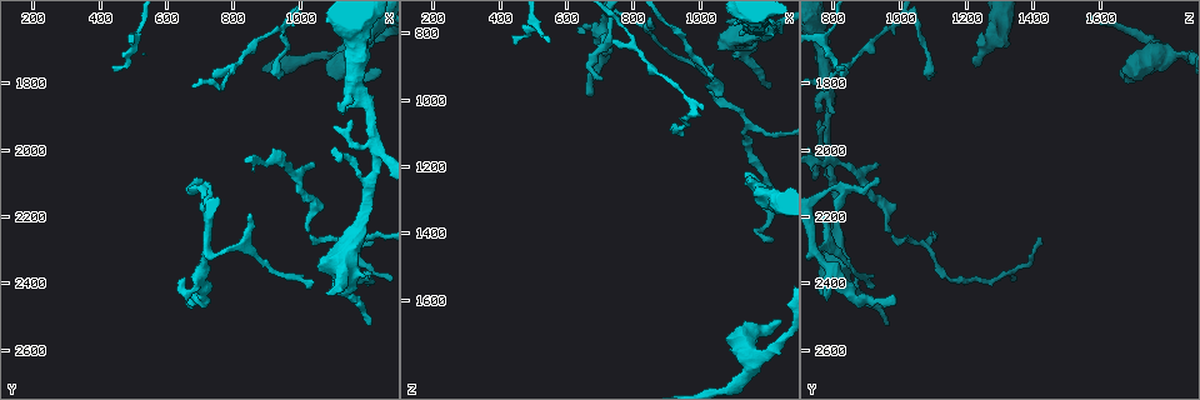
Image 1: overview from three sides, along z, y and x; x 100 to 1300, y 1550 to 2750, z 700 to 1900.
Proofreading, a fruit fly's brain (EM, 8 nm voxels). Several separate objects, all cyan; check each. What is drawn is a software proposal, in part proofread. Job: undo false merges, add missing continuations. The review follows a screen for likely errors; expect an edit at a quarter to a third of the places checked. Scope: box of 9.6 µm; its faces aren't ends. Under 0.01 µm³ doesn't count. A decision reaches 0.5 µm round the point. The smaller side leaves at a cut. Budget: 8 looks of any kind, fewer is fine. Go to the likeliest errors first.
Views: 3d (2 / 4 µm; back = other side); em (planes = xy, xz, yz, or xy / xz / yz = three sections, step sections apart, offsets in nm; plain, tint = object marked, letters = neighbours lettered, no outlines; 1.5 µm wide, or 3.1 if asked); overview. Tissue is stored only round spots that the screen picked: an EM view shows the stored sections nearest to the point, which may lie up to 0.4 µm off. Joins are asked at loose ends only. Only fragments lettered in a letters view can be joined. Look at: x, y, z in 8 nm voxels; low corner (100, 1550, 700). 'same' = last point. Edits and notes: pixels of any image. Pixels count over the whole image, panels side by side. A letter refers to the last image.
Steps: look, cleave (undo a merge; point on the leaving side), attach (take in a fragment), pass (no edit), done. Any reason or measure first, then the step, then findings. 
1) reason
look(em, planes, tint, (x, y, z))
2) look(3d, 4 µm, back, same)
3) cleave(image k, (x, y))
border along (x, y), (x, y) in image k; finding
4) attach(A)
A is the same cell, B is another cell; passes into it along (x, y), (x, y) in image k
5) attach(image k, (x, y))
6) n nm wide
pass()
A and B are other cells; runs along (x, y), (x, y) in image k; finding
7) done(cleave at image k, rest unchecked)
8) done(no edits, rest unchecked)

free end
look(em, planes, letters, (1150, 1750, 1220))

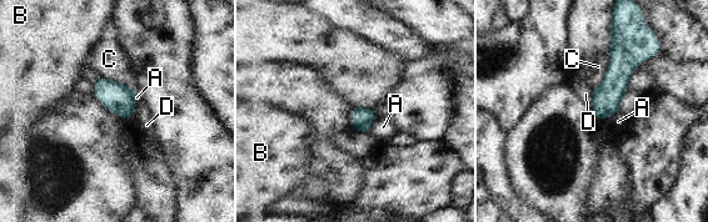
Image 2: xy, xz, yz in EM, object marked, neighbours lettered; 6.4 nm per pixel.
pass()
A, B, C and D are other cells; none of them fits

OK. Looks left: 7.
tapers out
look(em, planes, letters, (1210, 2260, 1420))

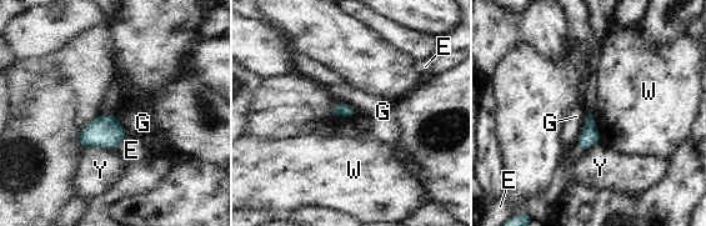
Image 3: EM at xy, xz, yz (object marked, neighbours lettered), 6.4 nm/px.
90 nm wide
pass()
E, G, W and Y are other cells; border along (590, 112), (577, 136) in image 3; no lettered fragment goes on from it

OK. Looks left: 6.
calibre changes
look(3d, 4 µm, (1190, 1770, 1700))

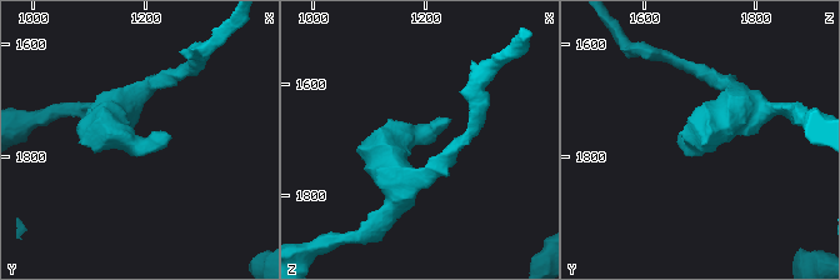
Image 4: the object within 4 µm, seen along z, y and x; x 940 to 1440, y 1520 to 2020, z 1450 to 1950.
look(em, yz, step 4, tint, (1195, 1780, 1695))

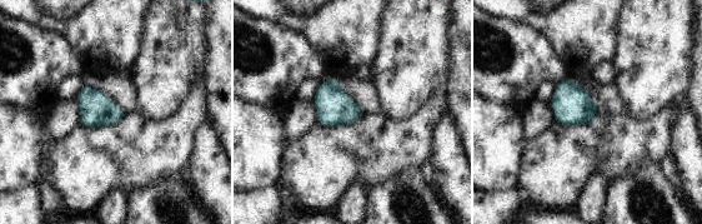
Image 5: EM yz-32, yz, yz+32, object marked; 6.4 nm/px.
look(em, planes, letters, same)

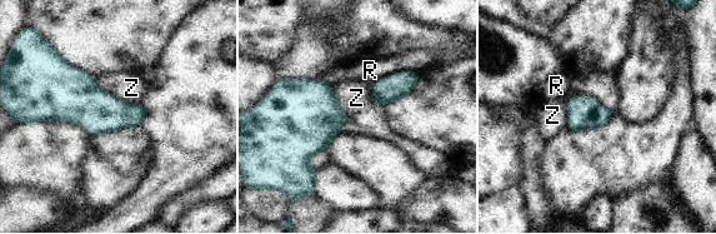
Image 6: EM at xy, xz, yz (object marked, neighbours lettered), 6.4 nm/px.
20 nm wide
pass()
R and Z are other cells; border along (612, 114), (572, 95), (566, 128) in image 6; continuous, no second neuron

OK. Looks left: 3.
done(no edits, rest unchecked)

